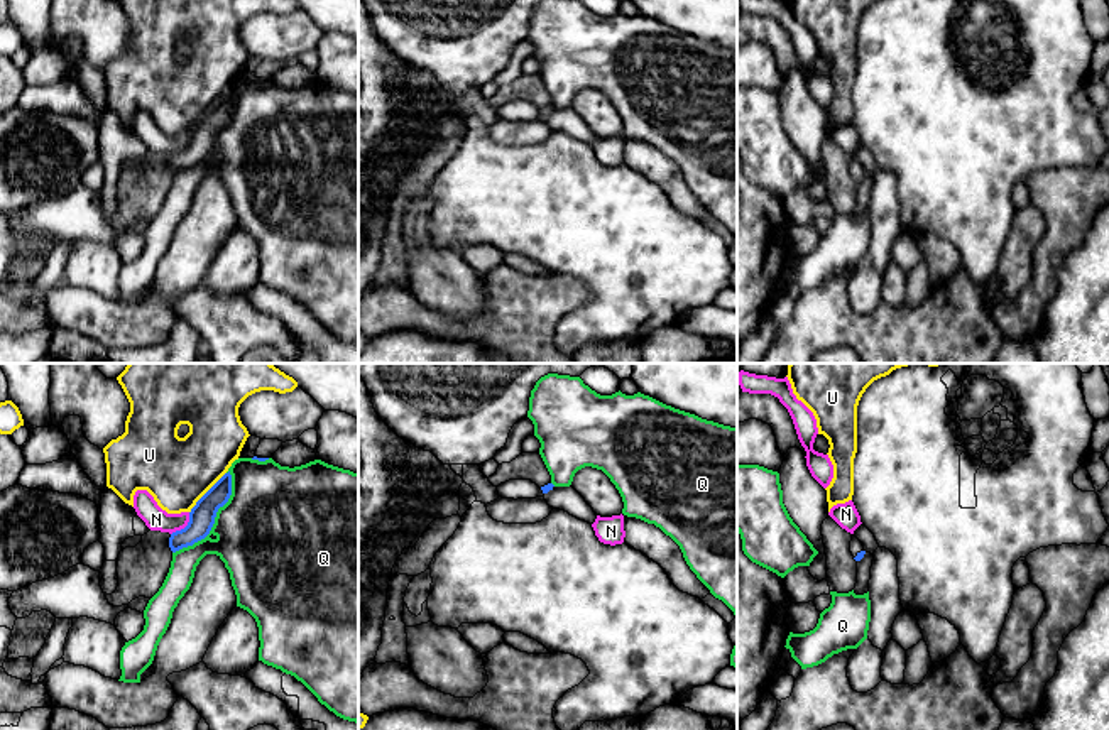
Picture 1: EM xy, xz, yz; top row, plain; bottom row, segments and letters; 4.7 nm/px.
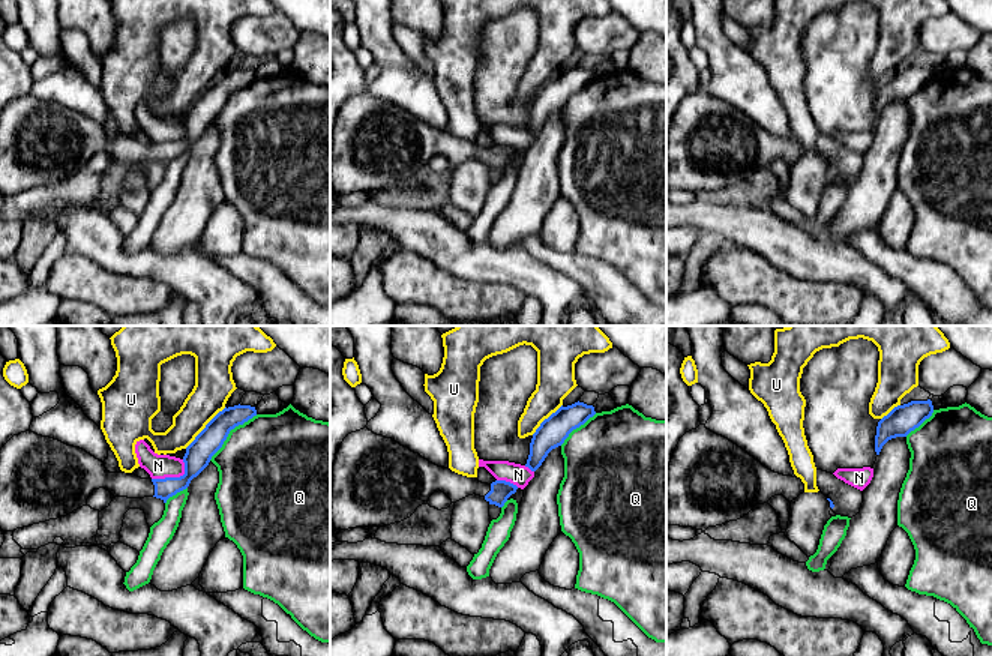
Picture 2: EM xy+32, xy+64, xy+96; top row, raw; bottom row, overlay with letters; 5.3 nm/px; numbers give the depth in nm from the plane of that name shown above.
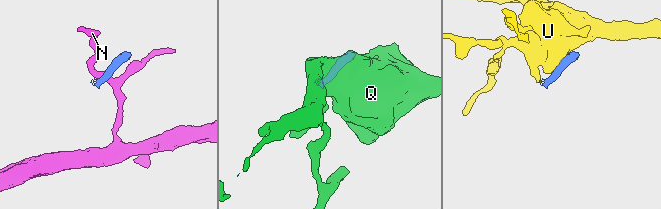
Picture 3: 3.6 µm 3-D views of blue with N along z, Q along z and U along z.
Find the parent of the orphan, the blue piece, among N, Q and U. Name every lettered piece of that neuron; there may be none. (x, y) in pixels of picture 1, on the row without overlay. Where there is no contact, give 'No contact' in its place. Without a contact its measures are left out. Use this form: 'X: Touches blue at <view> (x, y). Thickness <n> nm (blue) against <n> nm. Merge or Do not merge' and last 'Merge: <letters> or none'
N: Touches blue at xy (186, 147). Thickness 130 nm (blue) against 110 nm. Do not merge
Q: Touches blue at xy (213, 141). Thickness 130 nm (blue) against 460 nm. Do not merge
U: Touches blue at xy (207, 114). Thickness 130 nm (blue) against 320 nm. Do not merge
Merge: none

